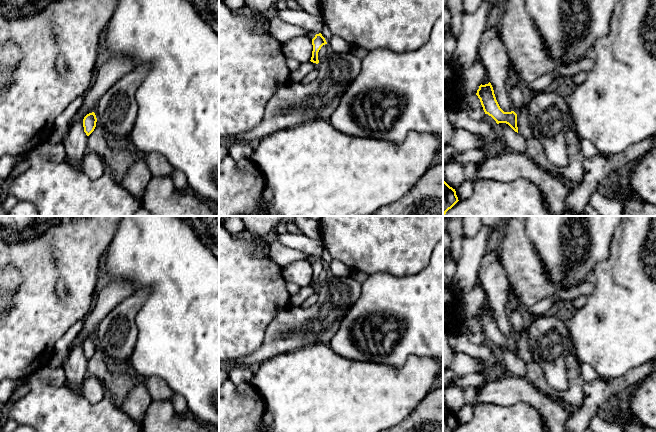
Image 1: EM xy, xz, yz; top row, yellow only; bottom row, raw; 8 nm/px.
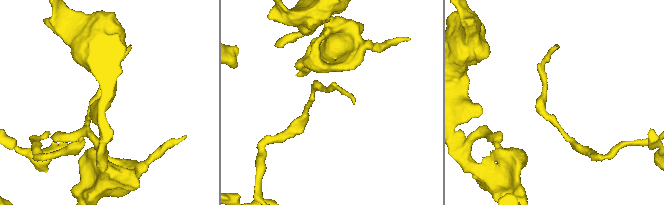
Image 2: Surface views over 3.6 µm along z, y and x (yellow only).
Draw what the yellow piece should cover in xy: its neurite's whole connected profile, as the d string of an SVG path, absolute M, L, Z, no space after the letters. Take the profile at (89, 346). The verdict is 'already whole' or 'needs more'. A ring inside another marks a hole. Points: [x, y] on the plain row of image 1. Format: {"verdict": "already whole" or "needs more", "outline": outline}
{"verdict": "already whole", "outline": "M94 336L87 338L83 343L84 356L89 360L96 351L97 342Z"}

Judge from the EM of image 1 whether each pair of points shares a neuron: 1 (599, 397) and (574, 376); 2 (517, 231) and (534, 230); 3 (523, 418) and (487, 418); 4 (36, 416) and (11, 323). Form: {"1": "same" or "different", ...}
{"1": "different", "2": "different", "3": "same", "4": "different"}

